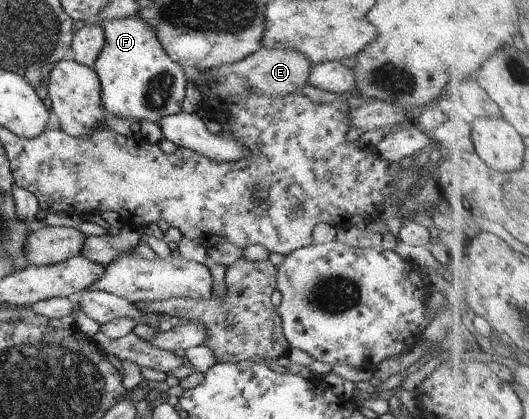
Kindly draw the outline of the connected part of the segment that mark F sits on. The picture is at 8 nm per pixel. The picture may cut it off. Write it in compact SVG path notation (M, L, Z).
M141 17L94 20L71 25L72 34L85 23L99 25L104 32L104 43L92 69L100 82L100 101L111 116L119 118L145 118L156 124L159 117L172 115L181 110L181 101L187 79L186 71L179 63L173 62L163 50L155 34L155 27L148 25Z

